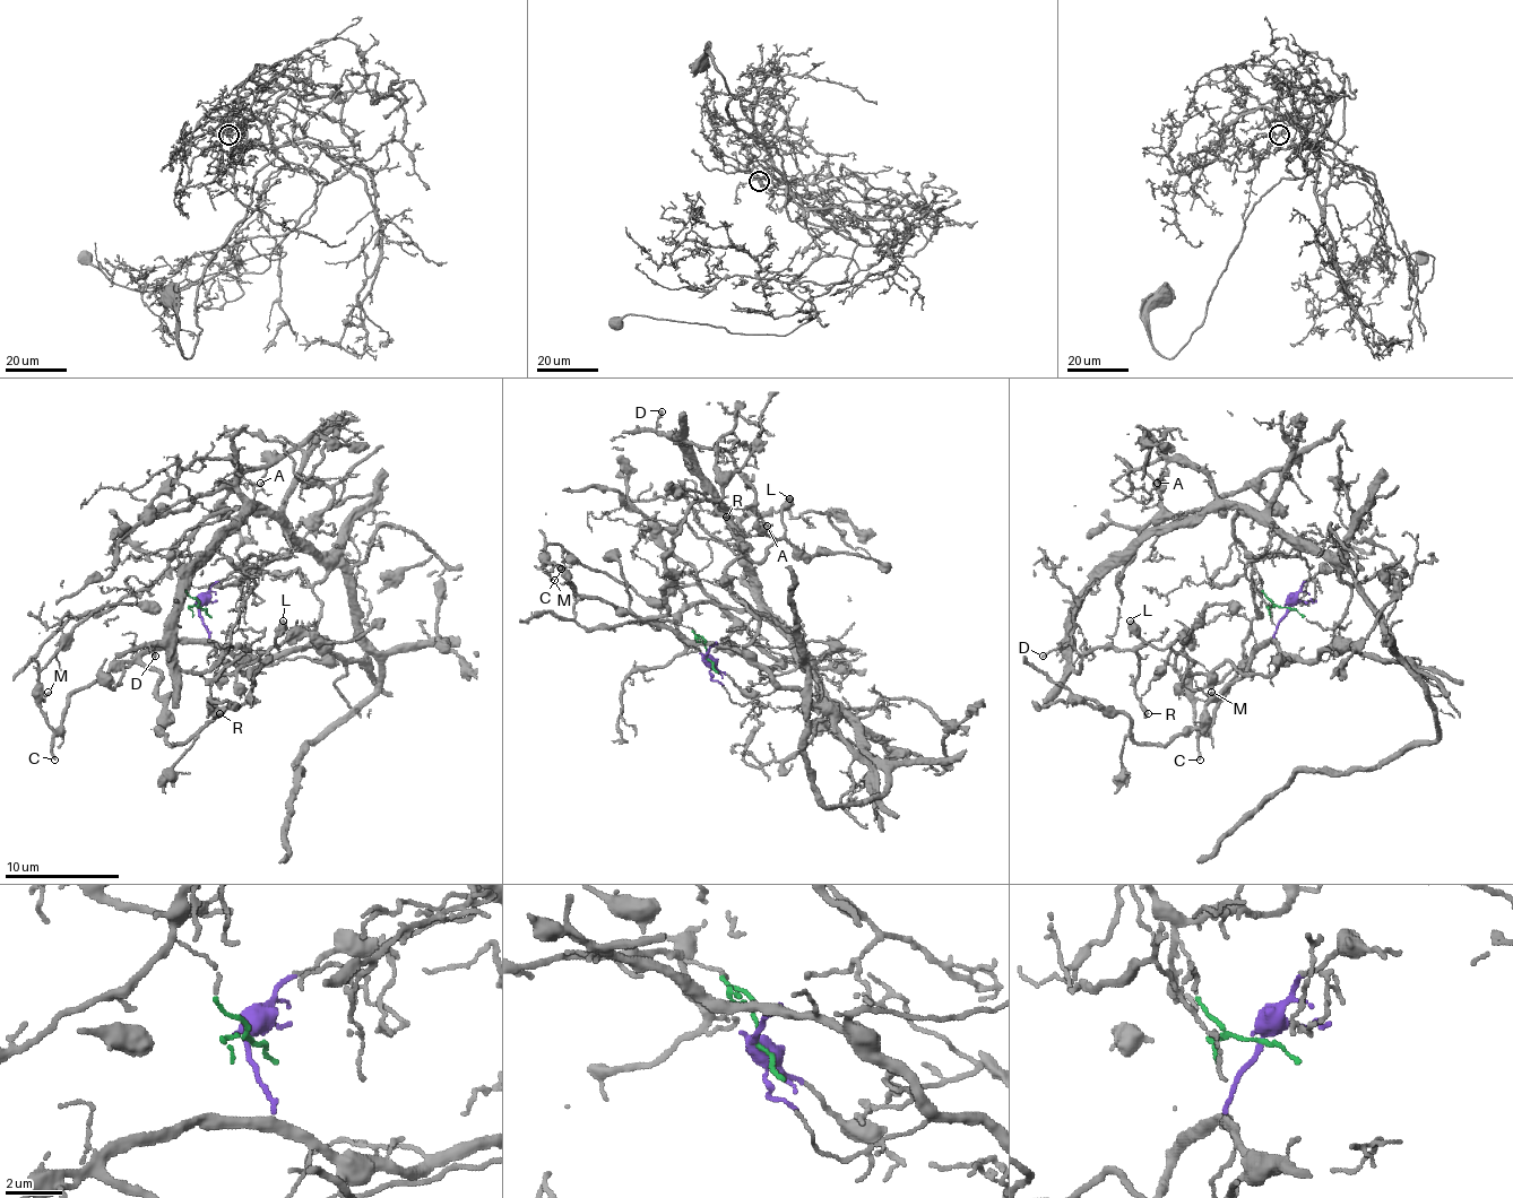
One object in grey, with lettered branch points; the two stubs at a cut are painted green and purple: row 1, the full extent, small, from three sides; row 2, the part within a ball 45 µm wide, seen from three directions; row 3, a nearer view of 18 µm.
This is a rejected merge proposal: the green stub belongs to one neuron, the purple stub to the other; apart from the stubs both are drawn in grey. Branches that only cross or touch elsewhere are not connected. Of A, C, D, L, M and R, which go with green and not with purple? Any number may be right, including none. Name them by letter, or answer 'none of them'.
A, D, R

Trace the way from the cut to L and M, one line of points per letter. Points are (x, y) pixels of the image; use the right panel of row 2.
L: (1289, 608), (1270, 674), (1226, 662), (1186, 671), (1192, 662), (1149, 645), (1129, 619)
M: (1289, 608), (1272, 640), (1233, 679), (1229, 691), (1201, 731), (1195, 702), (1212, 691)

